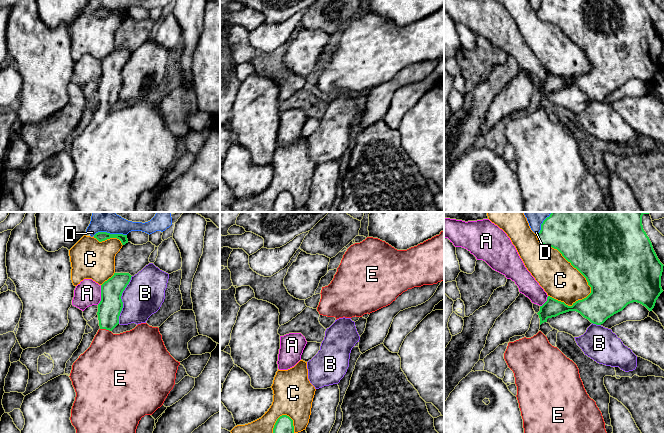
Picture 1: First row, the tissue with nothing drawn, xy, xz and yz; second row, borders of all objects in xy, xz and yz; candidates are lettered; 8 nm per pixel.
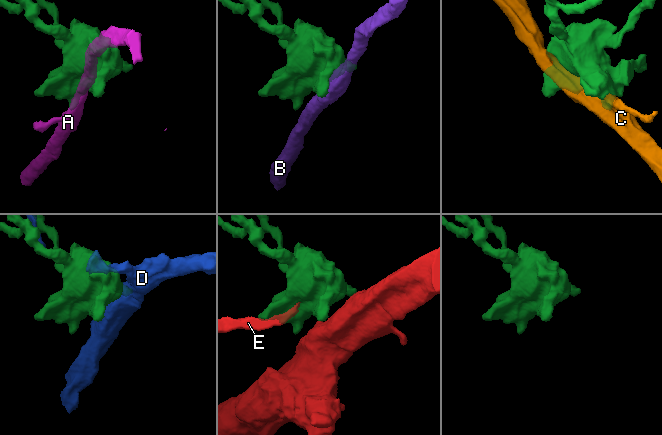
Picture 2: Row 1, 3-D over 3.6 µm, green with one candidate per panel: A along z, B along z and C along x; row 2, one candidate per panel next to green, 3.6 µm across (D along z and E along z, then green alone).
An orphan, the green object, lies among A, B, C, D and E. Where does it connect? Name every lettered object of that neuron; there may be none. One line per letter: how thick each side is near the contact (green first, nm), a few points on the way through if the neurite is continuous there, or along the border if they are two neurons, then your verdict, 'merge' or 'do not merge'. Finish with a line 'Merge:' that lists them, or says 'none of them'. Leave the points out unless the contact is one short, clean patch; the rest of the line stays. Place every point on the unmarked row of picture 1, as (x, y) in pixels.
A: 190/200 nm | along xy (101, 61), (101, 76), (97, 80) | do not merge
B: 190/320 nm | do not merge
C: 440/300 nm | do not merge
D: 80/90 nm | do not merge
E: 190/400 nm | merge
Merge: E

